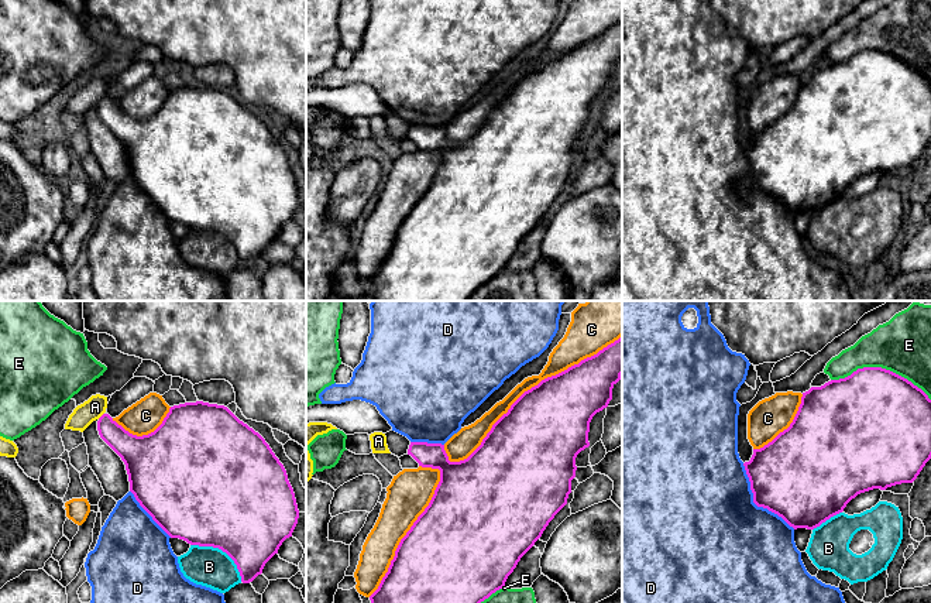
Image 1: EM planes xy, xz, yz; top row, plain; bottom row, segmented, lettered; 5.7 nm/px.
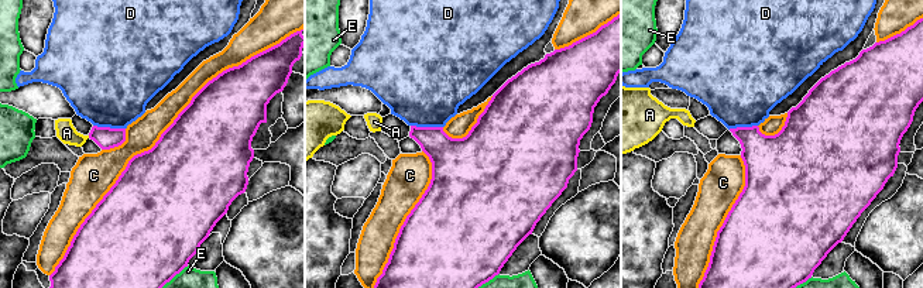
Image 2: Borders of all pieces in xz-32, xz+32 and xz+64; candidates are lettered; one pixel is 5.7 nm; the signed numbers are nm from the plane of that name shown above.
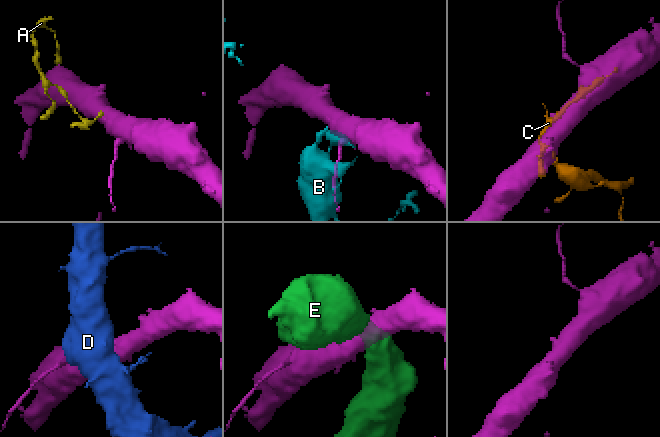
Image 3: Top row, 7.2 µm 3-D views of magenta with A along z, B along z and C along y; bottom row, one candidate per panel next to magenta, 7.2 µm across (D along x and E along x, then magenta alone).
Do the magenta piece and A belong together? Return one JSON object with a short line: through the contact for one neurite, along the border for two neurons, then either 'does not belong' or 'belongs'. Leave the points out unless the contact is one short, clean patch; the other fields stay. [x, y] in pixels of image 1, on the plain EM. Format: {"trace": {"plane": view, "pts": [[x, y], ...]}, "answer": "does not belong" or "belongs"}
{"answer": "belongs"}

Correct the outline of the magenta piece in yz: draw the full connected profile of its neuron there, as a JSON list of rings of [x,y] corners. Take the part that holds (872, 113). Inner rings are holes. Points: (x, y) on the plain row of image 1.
[[[863,51],[803,76],[798,95],[787,113],[760,133],[753,133],[745,154],[753,186],[781,201],[790,210],[814,213],[844,195],[858,178],[913,167],[931,143],[931,83],[907,62],[882,52]]]

